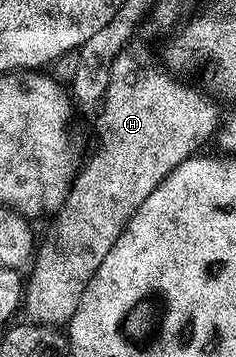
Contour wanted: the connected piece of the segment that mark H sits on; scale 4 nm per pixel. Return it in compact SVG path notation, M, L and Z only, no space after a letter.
M130 50L119 53L111 62L107 92L97 109L98 121L94 124L94 149L86 160L86 165L78 172L74 185L66 192L66 201L50 228L46 242L37 249L32 264L34 273L28 276L28 287L24 292L24 306L30 310L29 319L40 324L61 325L74 317L74 311L92 282L92 274L100 270L108 250L116 246L116 238L128 226L132 214L140 210L144 198L180 166L180 162L190 159L212 137L220 127L218 108L201 92L201 87L185 80L168 78L157 74L150 62L133 56Z

